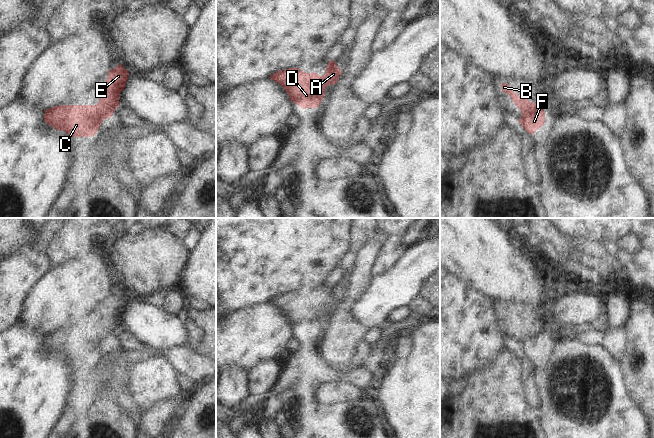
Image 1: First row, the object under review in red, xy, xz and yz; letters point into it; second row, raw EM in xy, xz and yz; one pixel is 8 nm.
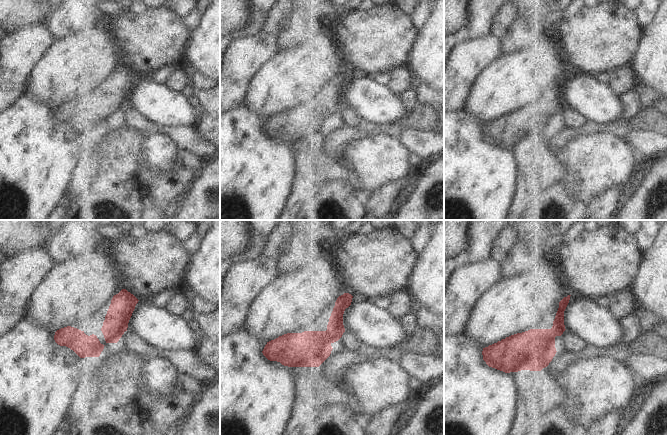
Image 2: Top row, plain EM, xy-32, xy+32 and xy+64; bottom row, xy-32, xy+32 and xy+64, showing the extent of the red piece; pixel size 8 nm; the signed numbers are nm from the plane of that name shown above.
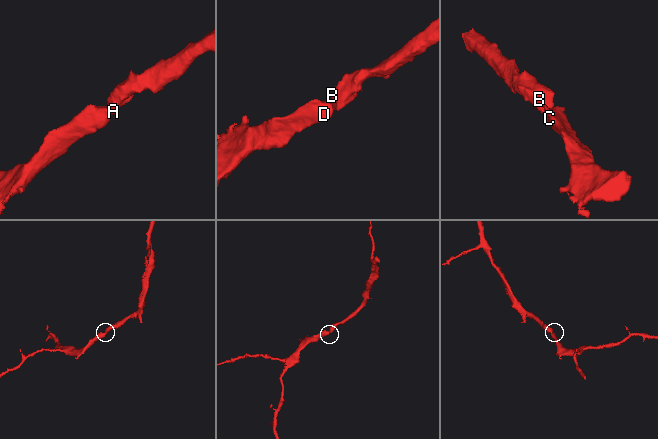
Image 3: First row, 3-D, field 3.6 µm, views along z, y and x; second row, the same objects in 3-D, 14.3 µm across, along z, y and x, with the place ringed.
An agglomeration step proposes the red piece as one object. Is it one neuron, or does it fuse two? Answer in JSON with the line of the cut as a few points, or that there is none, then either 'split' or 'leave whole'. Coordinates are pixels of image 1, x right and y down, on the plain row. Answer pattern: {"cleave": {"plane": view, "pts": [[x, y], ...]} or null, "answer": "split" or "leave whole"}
{"cleave": null, "answer": "leave whole"}

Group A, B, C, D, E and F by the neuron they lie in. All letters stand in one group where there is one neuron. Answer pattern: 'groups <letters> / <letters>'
groups A B C D E F

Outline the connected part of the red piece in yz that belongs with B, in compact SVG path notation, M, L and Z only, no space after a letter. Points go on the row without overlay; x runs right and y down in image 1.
M501 307L501 312L521 334L522 340L518 345L530 359L543 350L545 346L545 337L541 332L543 328L538 326L532 327L525 320L519 320L511 314L508 308Z

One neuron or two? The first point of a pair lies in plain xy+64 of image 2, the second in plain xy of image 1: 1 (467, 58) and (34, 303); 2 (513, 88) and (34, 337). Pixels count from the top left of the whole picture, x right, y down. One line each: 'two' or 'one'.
1: two
2: two

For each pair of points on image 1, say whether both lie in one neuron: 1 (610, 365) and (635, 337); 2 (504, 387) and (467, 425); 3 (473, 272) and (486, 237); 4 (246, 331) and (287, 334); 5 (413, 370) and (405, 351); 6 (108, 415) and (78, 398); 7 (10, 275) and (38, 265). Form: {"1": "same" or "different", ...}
{"1": "different", "2": "same", "3": "same", "4": "same", "5": "different", "6": "different", "7": "same"}

